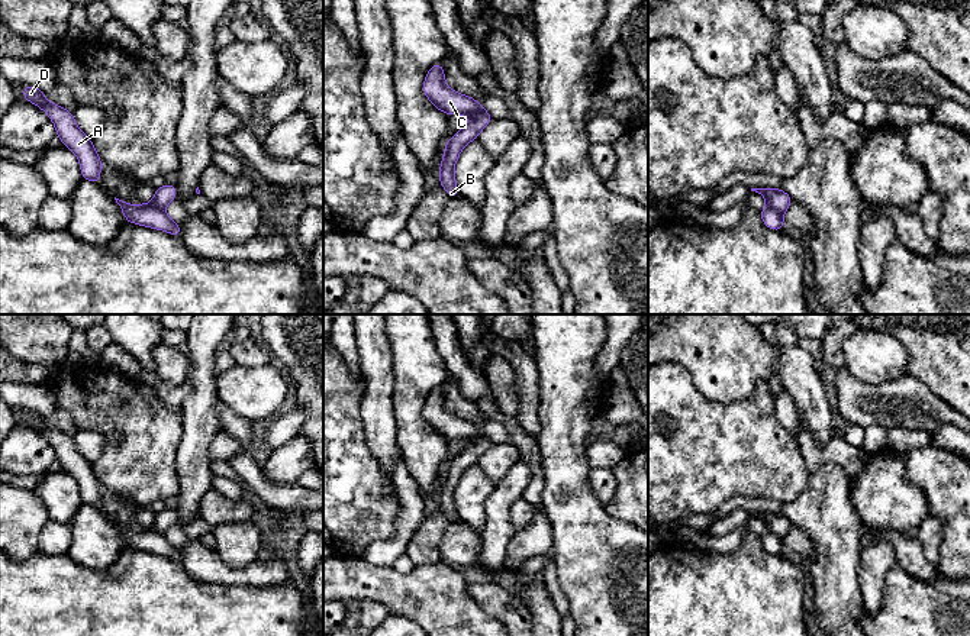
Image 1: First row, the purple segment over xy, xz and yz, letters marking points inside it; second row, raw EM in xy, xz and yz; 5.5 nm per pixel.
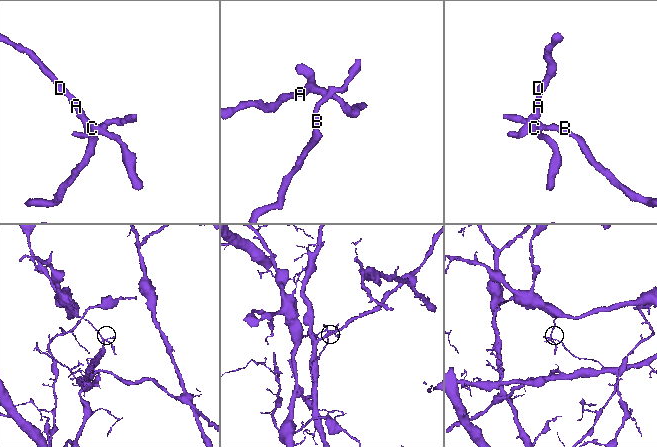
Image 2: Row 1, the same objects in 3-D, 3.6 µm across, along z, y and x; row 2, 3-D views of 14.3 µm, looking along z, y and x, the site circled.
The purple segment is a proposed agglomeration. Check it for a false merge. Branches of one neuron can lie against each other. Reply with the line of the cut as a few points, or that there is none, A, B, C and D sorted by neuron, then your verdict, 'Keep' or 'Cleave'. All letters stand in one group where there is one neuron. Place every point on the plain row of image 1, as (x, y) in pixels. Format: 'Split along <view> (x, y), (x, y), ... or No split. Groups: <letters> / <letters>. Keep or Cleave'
Split along yz (767, 529), (782, 539). Groups: A C D / B. Cleave

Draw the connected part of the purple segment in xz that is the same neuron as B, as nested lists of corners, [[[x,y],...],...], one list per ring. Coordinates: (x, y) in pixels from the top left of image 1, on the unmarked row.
[[[484,436],[460,453],[451,464],[447,465],[445,477],[439,493],[439,509],[447,514],[449,523],[460,522],[454,501],[454,490],[458,485],[461,474],[471,465],[476,465],[478,458],[493,445],[492,439]]]

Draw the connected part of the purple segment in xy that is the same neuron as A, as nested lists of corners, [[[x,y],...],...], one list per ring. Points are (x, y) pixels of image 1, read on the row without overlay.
[[[25,409],[22,422],[41,432],[54,446],[57,461],[62,465],[62,469],[78,481],[83,504],[100,510],[100,494],[103,487],[91,464],[77,452],[72,438],[58,429],[46,426],[43,416],[28,409]]]

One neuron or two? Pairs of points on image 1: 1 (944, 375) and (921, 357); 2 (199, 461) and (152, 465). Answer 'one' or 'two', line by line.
1: one
2: two

